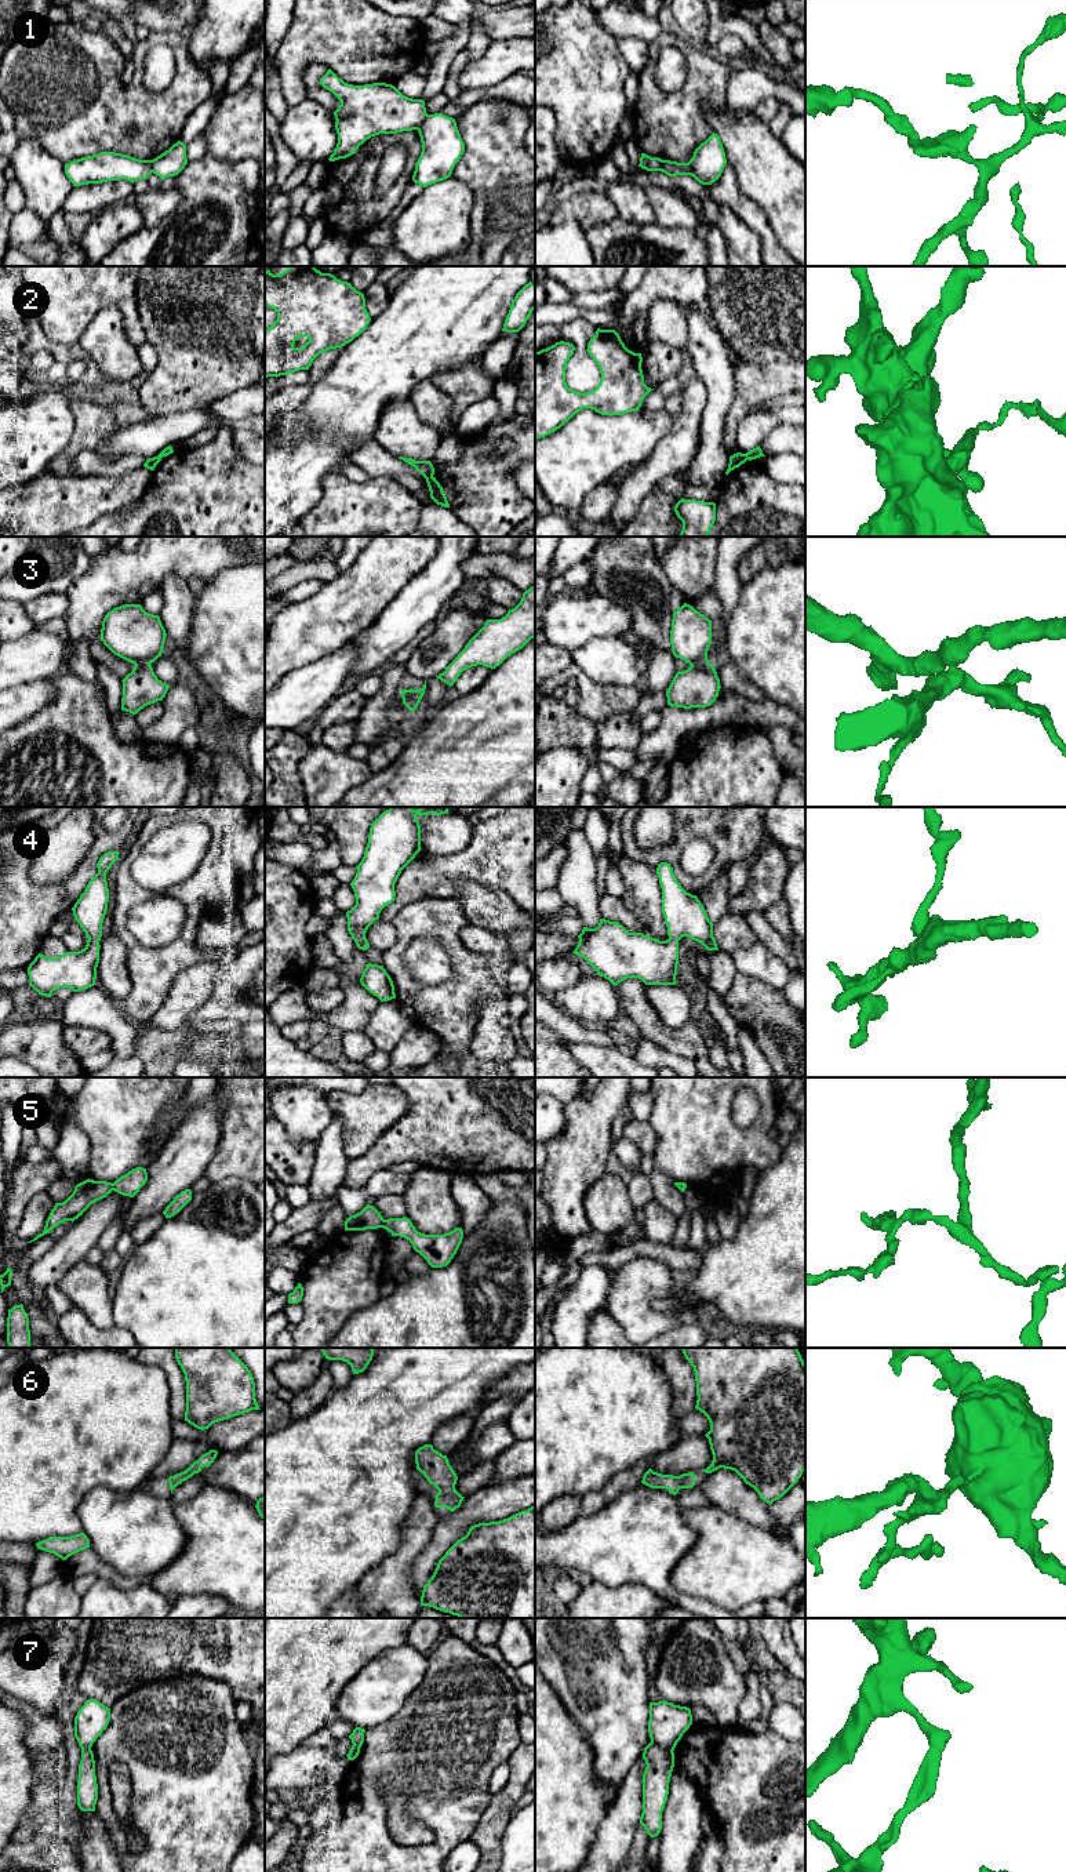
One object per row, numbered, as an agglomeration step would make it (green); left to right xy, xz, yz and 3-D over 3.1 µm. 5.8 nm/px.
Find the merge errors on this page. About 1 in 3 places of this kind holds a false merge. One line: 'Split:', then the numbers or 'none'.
Split: 1, 2, 3, 5, 7

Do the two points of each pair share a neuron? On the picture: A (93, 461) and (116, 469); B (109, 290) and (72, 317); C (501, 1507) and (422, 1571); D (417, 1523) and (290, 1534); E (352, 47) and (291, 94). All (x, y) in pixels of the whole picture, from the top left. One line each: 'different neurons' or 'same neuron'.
A: same neuron
B: same neuron
C: same neuron
D: different neurons
E: same neuron

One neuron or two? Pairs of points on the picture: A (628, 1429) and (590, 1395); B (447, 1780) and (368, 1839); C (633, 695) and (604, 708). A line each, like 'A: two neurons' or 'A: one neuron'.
A: one neuron
B: one neuron
C: one neuron

